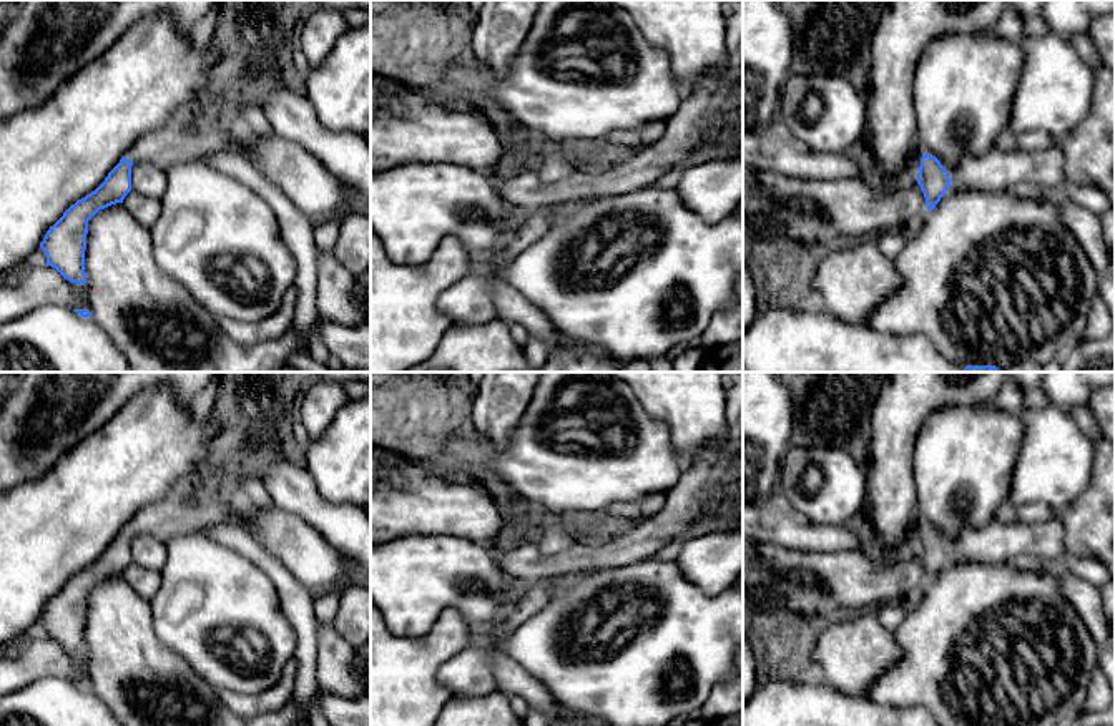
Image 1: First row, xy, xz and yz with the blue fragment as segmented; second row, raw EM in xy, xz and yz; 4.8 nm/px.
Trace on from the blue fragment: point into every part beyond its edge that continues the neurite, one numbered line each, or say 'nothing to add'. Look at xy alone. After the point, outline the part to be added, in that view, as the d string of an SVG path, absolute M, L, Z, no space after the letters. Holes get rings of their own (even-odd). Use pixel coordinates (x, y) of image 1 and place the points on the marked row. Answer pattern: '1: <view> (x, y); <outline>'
1: xy (178, 142); M176 121L145 133L125 156L133 163L148 161L166 169L179 161L201 159L228 150L239 155L248 151L246 145L224 126L209 125L206 131L201 131L189 123Z

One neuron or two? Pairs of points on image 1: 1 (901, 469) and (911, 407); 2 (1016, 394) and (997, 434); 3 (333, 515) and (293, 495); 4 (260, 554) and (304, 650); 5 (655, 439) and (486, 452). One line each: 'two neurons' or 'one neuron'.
1: one neuron
2: two neurons
3: one neuron
4: one neuron
5: one neuron

